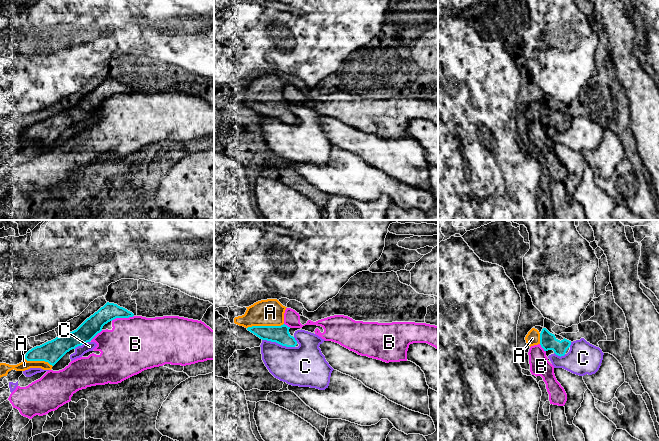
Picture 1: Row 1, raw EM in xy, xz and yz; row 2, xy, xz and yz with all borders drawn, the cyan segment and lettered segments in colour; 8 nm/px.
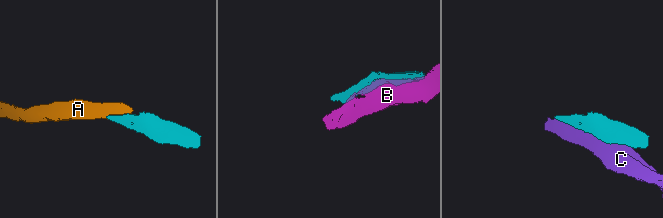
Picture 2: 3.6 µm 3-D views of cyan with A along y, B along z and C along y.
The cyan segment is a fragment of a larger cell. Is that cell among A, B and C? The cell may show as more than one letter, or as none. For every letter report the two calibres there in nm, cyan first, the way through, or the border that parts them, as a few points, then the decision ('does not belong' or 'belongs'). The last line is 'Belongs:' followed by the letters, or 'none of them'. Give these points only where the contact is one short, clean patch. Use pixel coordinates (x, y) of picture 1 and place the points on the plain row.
A: 140 nm thick on the cyan side, 220 nm on the other; runs through xz (280, 110), (270, 102), (265, 102), (266, 93), (270, 88); belongs
B: 150 nm thick on the cyan side, 440 nm on the other; does not belong
C: 140 nm thick on the cyan side, 320 nm on the other; does not belong
Belongs: A

